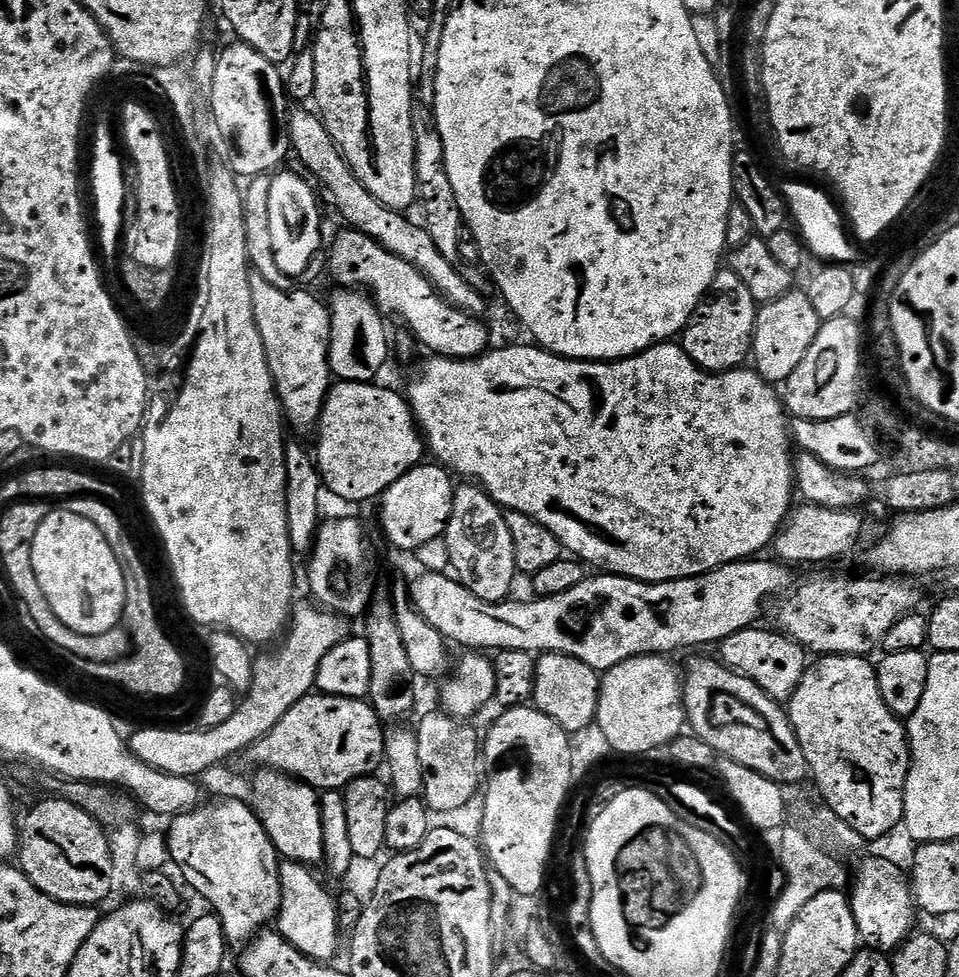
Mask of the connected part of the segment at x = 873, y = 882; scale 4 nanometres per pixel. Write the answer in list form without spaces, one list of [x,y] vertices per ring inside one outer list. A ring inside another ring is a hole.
[[[872,855],[866,860],[858,861],[856,873],[854,870],[850,876],[850,903],[860,931],[860,939],[869,949],[888,954],[913,935],[912,885],[906,872],[893,863]]]

